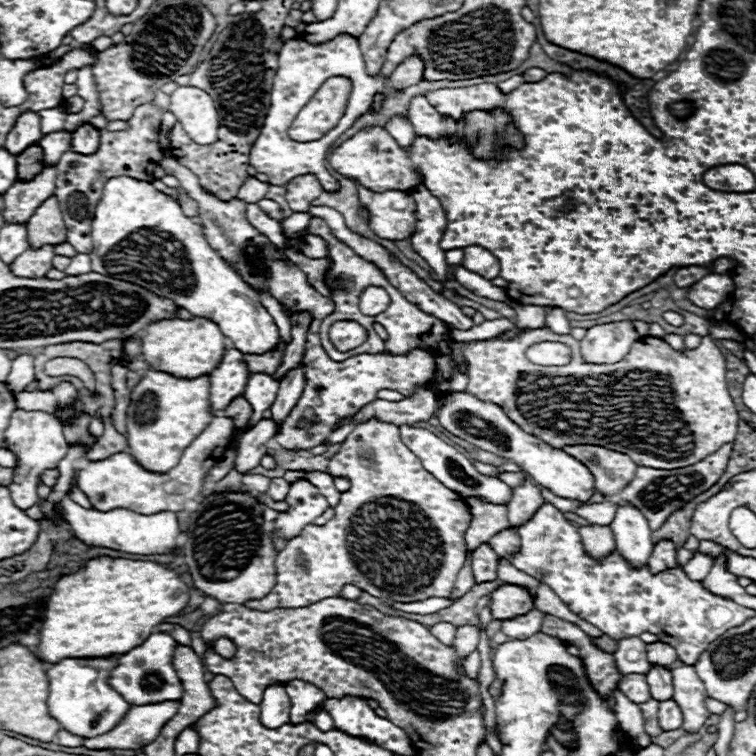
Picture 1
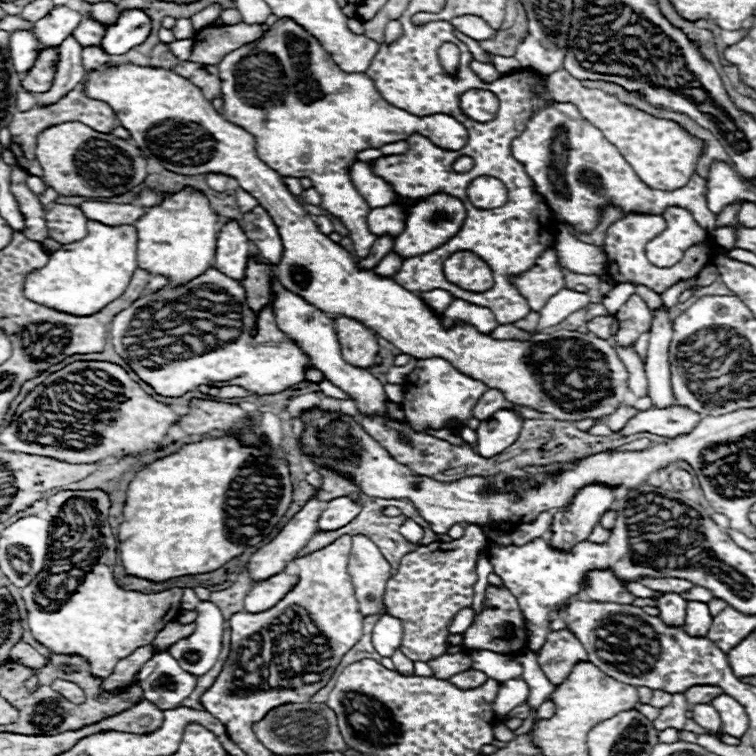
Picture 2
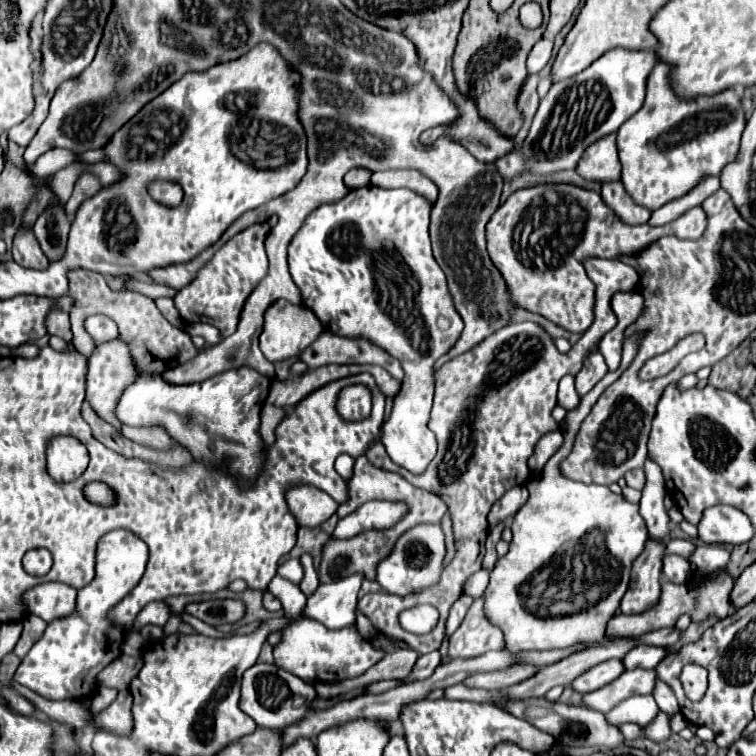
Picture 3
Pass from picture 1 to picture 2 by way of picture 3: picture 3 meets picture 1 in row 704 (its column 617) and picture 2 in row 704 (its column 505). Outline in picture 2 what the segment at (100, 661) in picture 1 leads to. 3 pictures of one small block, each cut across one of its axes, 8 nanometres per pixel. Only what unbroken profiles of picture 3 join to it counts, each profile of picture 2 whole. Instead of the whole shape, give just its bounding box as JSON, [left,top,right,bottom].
[138,650,196,710]

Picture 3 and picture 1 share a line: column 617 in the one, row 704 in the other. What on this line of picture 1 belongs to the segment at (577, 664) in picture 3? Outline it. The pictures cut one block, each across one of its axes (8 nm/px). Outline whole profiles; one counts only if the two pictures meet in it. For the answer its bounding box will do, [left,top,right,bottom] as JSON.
[640,700,662,736]

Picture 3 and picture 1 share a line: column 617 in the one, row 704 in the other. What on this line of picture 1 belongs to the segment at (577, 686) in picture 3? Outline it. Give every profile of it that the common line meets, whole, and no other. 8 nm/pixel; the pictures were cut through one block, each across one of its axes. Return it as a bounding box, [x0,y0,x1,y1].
[658,698,682,730]

